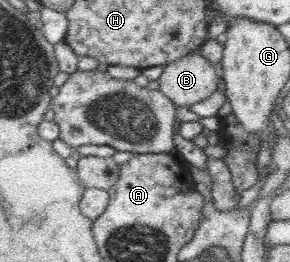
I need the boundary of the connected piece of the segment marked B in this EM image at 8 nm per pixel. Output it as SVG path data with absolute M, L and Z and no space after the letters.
M198 51L166 64L155 84L176 106L186 108L211 96L220 85L215 67Z

